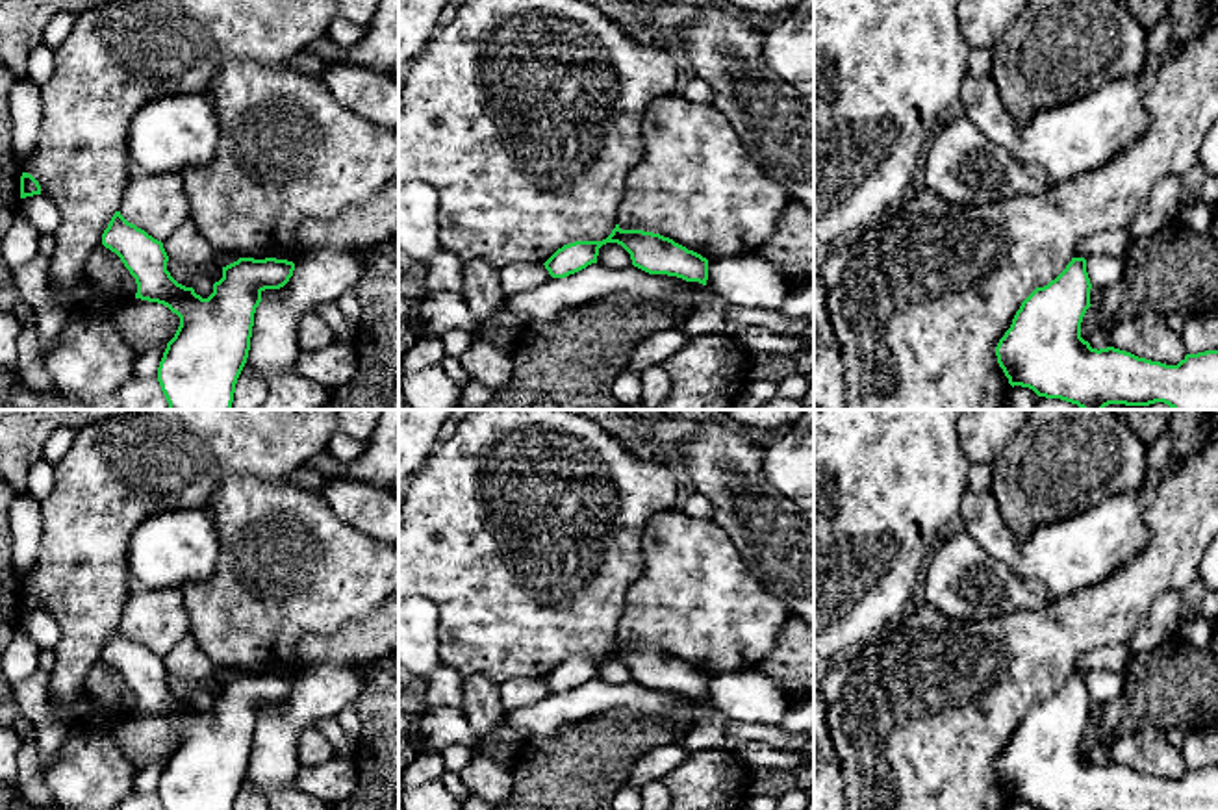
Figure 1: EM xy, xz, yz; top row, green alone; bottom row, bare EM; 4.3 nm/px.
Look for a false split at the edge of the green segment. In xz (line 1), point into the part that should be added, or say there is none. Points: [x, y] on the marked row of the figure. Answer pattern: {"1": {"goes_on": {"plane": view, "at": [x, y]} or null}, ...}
{"1": {"goes_on": null}}

